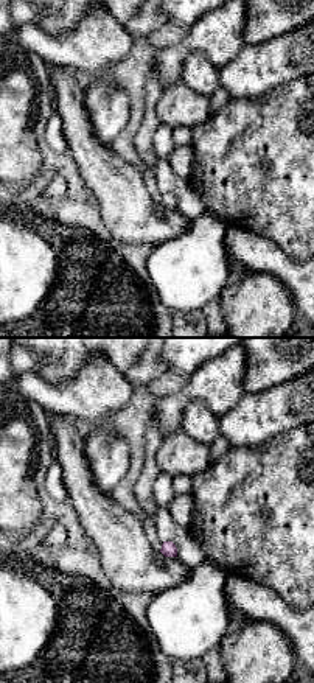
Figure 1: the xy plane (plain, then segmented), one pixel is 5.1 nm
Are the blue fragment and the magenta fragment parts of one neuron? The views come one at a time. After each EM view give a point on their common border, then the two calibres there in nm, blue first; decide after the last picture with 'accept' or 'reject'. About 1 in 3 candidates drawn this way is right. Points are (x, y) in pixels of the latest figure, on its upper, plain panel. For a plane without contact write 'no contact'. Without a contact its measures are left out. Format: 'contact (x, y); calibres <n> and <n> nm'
no contact

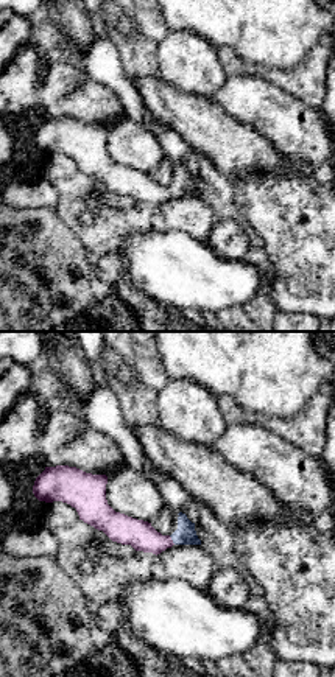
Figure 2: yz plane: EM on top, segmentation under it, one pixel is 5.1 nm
contact (172, 190); calibres 110 and 150 nm

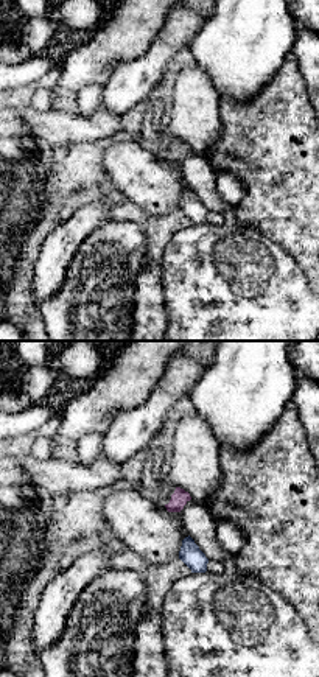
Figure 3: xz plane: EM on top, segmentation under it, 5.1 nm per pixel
no contact

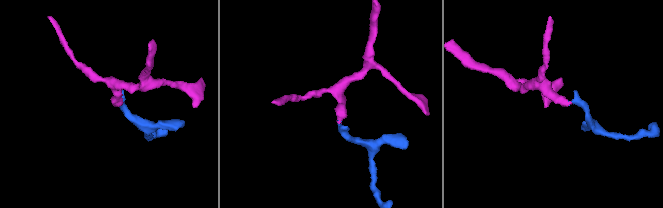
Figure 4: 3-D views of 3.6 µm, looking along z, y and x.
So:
accept

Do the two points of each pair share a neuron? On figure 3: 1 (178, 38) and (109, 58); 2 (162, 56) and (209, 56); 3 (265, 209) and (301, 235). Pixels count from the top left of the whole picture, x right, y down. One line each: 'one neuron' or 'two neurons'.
1: two neurons
2: two neurons
3: one neuron

